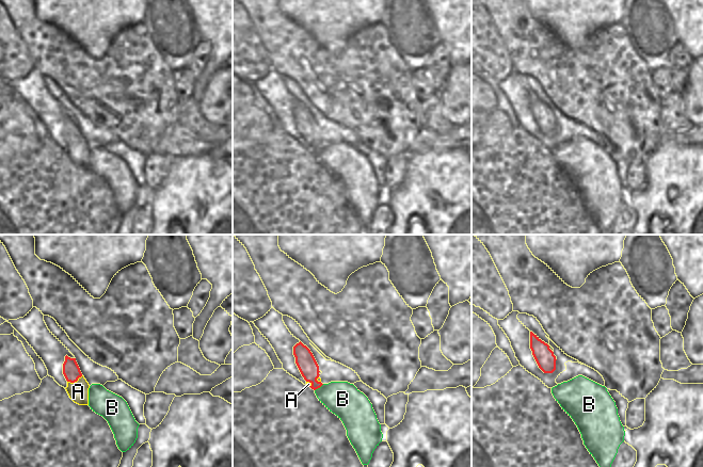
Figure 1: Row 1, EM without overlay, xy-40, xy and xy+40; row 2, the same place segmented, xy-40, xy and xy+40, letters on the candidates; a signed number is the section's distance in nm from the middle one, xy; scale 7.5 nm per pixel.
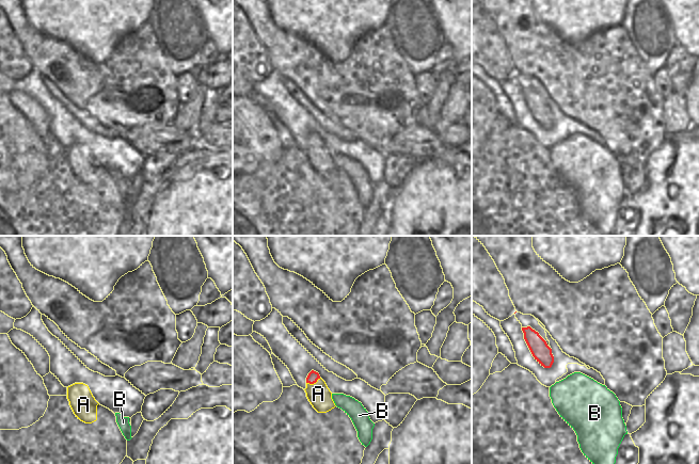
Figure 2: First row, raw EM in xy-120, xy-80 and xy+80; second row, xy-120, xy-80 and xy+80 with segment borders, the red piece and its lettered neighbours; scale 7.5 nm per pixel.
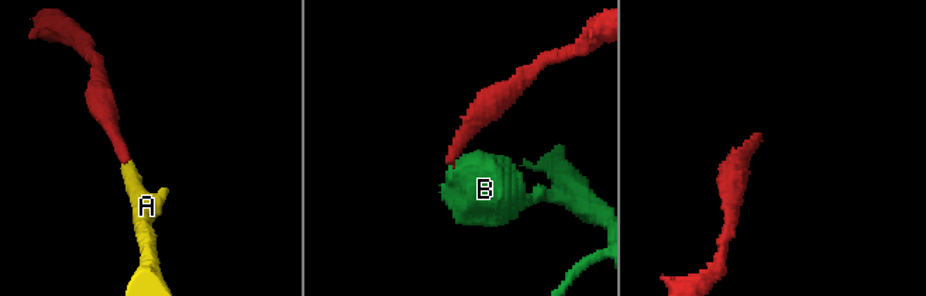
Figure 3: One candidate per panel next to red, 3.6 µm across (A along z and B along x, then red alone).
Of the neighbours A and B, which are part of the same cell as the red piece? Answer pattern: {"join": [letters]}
{"join": ["A"]}

